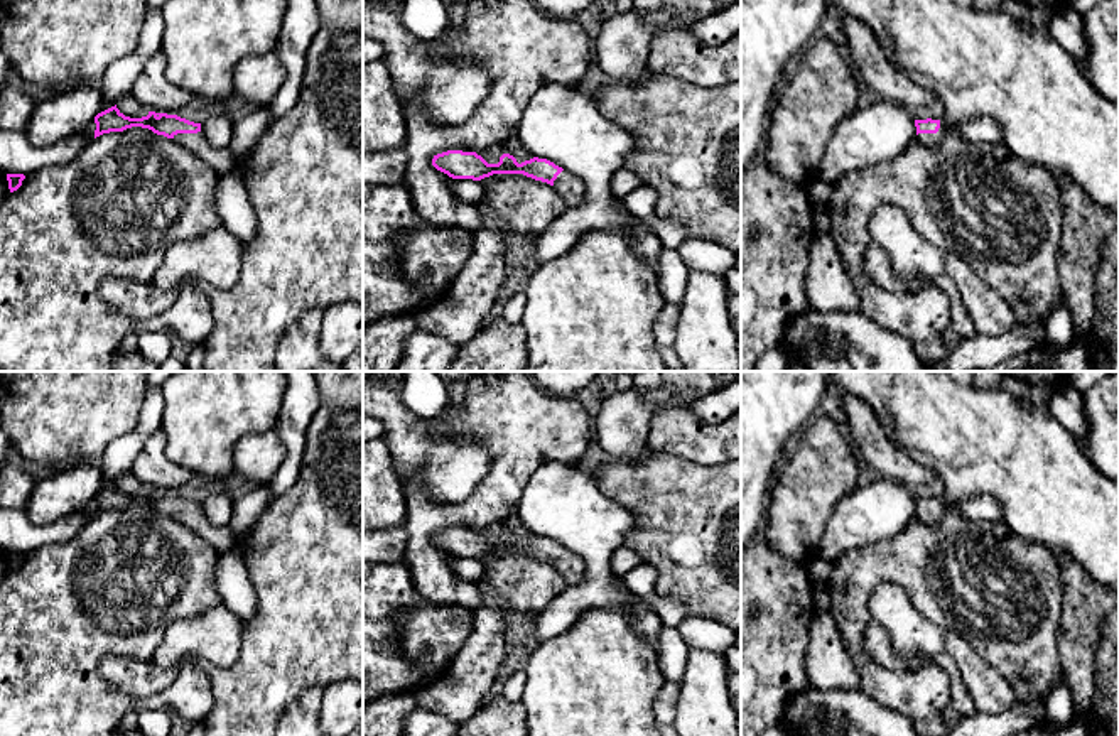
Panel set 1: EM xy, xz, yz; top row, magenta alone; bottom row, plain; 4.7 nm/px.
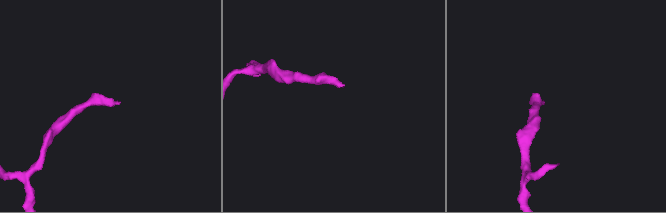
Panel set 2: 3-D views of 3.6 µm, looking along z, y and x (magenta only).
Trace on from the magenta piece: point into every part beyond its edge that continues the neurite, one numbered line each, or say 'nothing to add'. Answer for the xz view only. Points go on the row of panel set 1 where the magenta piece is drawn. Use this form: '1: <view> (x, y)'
1: xz (573, 189)

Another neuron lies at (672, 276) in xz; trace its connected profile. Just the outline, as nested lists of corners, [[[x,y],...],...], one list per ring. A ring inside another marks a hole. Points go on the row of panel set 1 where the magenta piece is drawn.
[[[662,246],[658,253],[658,289],[667,304],[680,306],[685,295],[689,267],[673,248]]]

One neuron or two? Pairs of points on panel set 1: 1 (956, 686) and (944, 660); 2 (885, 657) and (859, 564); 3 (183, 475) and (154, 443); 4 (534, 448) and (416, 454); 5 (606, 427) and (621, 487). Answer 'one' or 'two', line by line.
1: one
2: two
3: one
4: two
5: two

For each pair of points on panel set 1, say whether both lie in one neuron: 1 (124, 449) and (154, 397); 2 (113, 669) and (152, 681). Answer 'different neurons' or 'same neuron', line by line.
1: same neuron
2: same neuron

